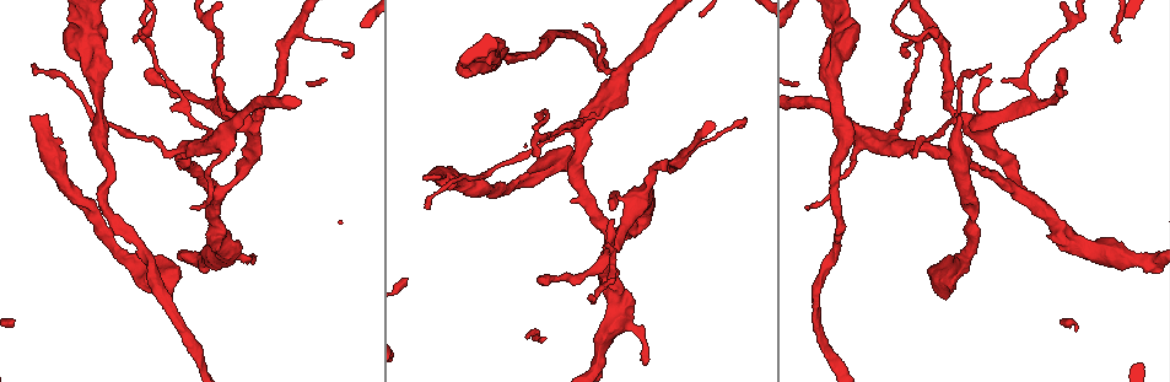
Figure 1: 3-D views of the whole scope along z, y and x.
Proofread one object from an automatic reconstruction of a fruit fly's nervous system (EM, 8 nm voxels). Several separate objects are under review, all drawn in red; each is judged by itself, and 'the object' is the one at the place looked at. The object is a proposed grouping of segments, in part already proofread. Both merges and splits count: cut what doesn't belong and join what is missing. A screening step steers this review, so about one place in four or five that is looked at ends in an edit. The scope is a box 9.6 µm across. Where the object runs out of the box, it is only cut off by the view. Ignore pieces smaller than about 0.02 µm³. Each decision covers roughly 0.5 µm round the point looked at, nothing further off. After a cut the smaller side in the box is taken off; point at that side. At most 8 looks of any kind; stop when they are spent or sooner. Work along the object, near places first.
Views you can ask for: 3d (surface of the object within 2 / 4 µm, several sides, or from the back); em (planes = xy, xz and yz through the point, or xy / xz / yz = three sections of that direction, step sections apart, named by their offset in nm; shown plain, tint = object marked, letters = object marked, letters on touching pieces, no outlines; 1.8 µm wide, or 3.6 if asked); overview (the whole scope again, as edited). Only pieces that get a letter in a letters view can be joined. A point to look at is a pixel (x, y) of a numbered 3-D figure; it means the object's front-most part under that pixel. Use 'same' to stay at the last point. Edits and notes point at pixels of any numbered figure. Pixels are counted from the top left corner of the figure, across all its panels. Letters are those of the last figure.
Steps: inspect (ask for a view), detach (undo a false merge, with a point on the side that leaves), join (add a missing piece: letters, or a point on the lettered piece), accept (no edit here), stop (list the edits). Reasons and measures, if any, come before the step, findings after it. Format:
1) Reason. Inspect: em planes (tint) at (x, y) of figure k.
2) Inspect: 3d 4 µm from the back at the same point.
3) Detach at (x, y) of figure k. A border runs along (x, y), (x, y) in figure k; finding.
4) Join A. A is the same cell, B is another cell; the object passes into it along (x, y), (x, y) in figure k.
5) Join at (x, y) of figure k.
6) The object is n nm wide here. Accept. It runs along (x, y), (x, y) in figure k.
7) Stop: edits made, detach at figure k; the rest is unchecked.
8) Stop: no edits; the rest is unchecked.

Sharp bend. Inspect: em planes (letters) at (151, 47) of figure 1.

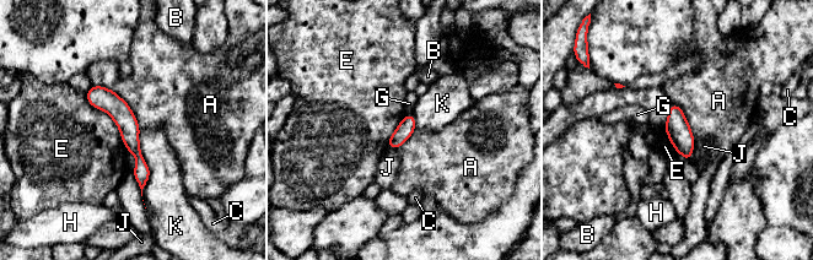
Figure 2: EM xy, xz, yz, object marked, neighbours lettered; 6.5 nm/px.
The longest contact is with E, 480 nm. Accept. A, B, C, E, G, H, J and K are other cells; a border runs along (671, 103), (680, 108), (695, 144) in figure 2; all the same neuron.

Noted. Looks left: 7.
Thick end. Inspect: em xz step 16 (letters) at (426, 178) of figure 1.

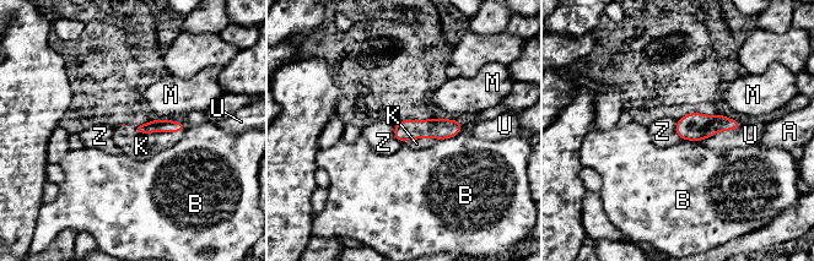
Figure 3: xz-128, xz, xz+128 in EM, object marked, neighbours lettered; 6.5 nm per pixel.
Another direction. Inspect: em yz step 8 (letters) at the same point.

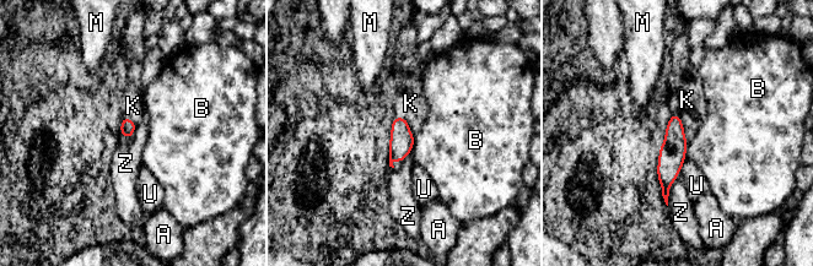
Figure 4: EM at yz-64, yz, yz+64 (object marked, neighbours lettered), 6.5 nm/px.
Join K. K is the same cell, A, B, M, U and Z are other cells; the object passes into it along (672, 155), (682, 126), (687, 99) in figure 4; it goes on there.

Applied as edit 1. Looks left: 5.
Thick turns thin. Inspect: em planes (letters) at (841, 46) of figure 1.

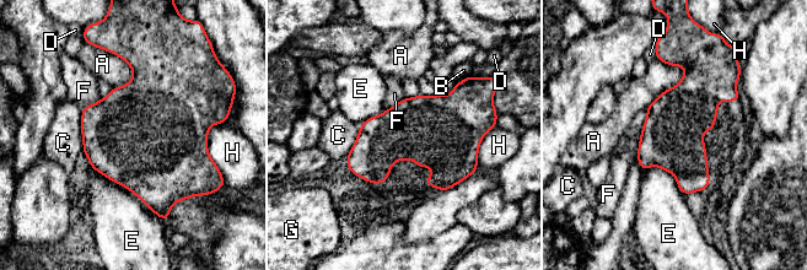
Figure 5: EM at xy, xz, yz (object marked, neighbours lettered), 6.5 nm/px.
Accept. A, B, C, D, E, F, G and H are other cells; a border runs along (91, 166), (124, 185), (150, 209) in figure 5; all the same neuron.

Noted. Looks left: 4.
Stop: edits made, join at figure 4; the rest is unchecked.

